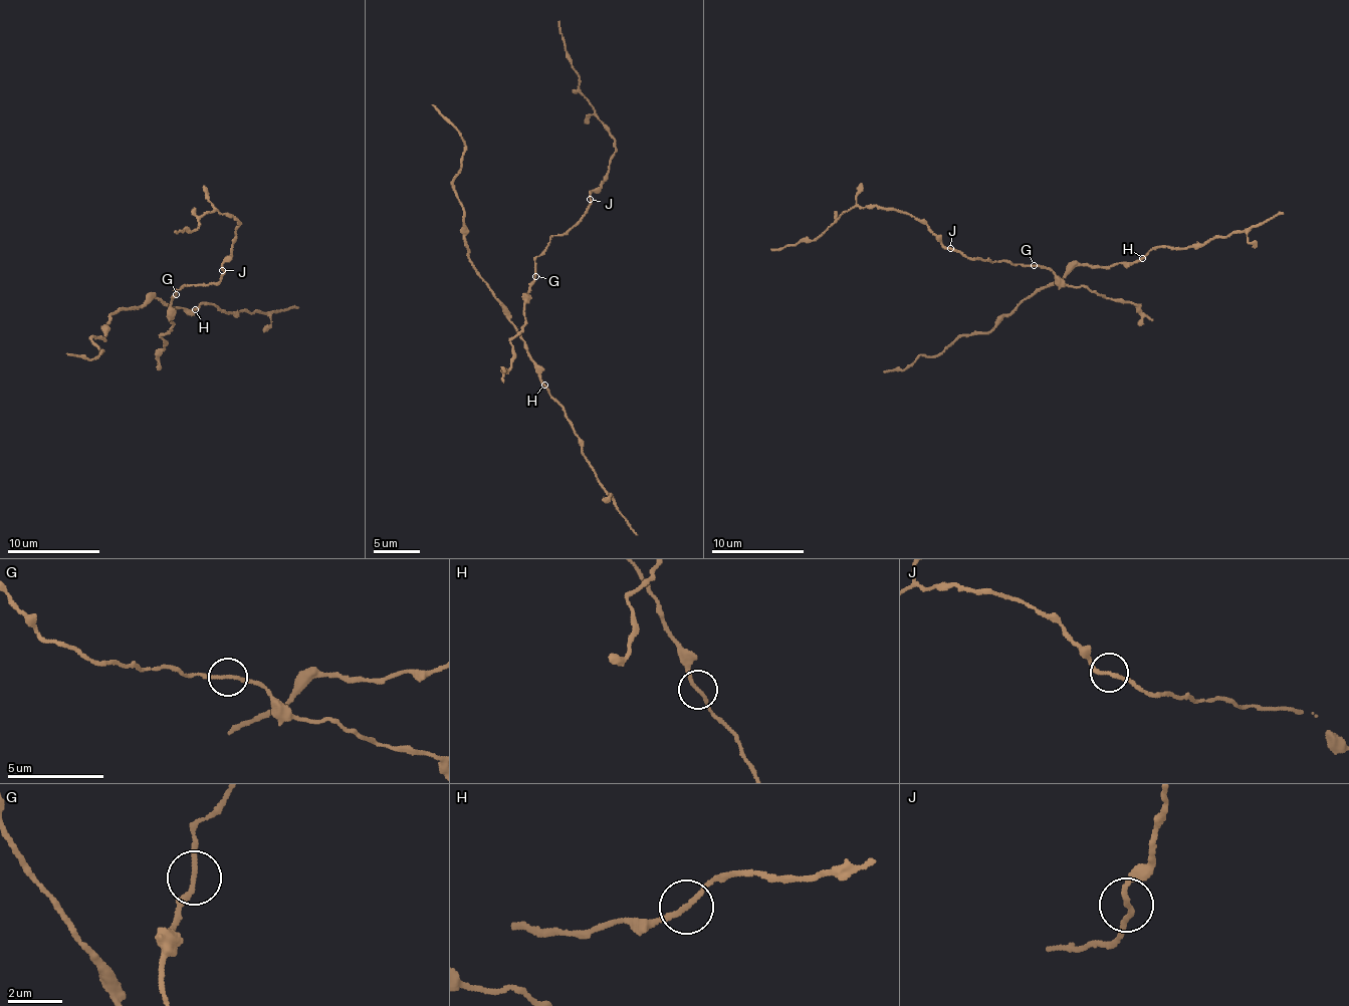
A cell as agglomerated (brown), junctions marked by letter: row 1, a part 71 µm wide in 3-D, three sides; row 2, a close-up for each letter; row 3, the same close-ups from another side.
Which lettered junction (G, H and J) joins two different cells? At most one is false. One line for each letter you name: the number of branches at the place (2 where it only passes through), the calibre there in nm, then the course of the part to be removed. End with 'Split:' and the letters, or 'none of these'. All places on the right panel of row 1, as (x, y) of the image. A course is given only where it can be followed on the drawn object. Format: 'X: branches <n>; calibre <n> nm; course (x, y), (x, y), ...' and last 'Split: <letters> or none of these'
H: branches 2; calibre 180 nm; course (1142, 257), (1151, 249), (1208, 243), (1212, 238), (1248, 231), (1282, 211)
Split: H

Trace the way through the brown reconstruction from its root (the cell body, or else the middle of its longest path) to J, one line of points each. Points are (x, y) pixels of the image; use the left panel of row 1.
J: (176, 294), (175, 290), (187, 285), (217, 282), (222, 270)

